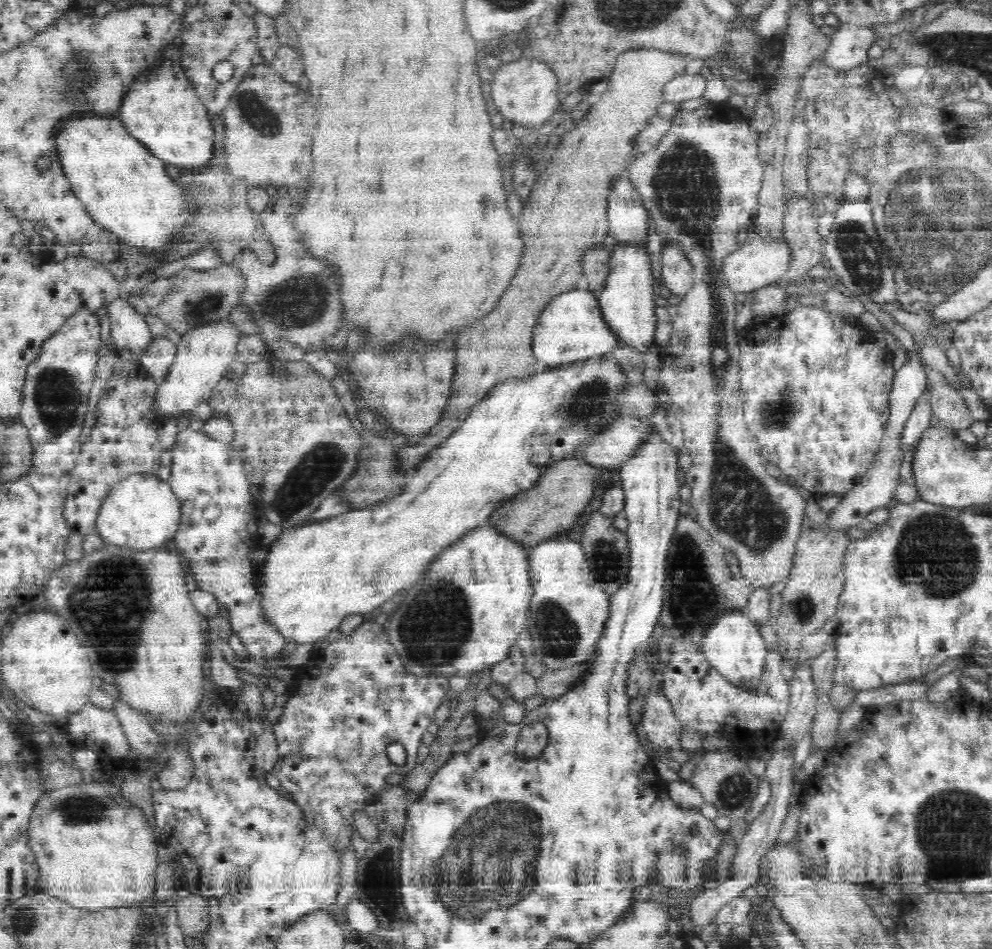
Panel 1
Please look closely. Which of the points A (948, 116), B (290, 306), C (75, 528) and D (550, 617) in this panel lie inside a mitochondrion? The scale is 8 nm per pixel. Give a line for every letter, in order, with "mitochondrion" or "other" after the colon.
A: other
B: mitochondrion
C: other
D: mitochondrion

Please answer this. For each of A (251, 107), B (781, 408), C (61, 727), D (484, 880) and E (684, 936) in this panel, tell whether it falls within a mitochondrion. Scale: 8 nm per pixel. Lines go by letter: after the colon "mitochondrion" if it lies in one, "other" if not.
A: mitochondrion
B: mitochondrion
C: other
D: mitochondrion
E: other

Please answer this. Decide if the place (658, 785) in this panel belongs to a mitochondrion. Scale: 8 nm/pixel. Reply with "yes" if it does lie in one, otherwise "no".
no

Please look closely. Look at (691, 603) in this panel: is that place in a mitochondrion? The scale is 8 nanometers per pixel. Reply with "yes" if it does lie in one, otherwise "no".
yes

